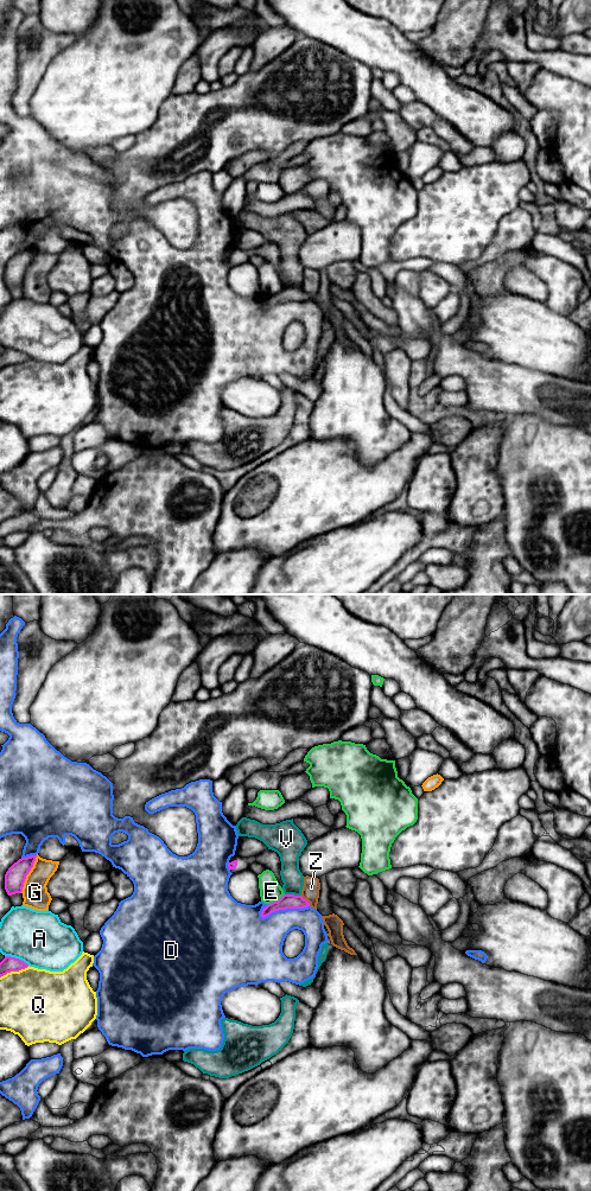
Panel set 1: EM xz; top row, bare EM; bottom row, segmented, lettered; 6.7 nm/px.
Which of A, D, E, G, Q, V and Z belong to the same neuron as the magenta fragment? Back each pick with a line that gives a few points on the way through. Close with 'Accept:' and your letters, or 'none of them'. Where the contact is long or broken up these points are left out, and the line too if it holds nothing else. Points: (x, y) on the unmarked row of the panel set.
Accept: none of them

